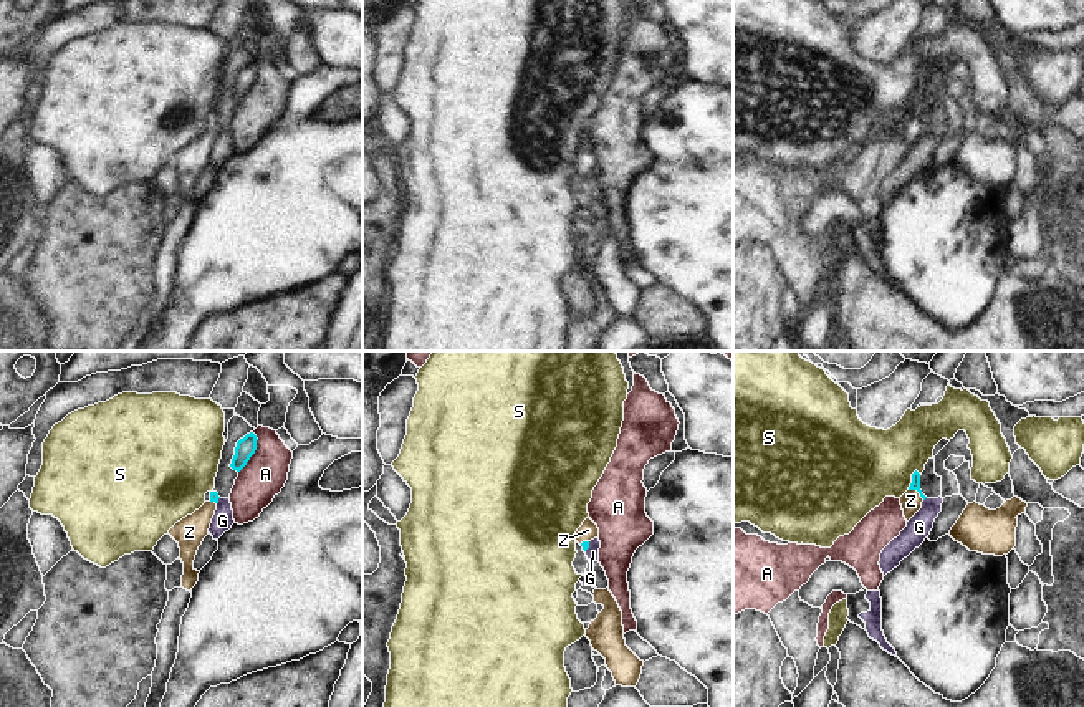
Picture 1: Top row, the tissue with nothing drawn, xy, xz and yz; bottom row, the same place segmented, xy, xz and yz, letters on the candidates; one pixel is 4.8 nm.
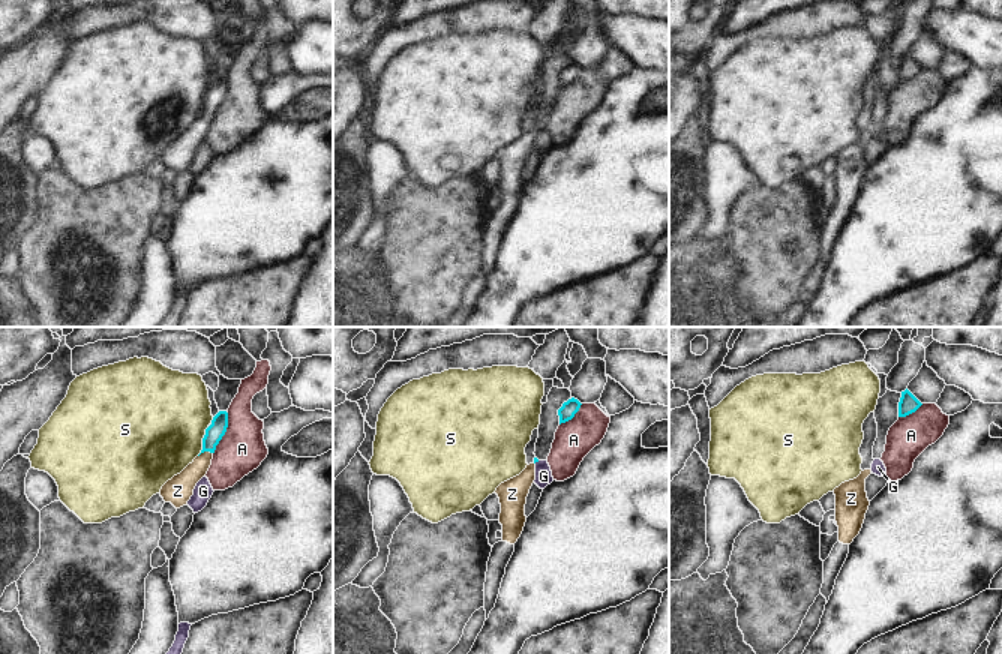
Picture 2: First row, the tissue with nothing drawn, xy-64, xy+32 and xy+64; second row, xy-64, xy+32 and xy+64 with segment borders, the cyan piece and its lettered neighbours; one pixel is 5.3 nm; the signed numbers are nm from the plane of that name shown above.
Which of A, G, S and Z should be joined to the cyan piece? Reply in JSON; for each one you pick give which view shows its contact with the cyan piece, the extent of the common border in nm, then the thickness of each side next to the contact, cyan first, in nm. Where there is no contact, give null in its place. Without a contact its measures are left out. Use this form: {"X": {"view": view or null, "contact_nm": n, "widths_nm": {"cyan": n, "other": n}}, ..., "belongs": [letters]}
{"Z": {"view": "yz", "contact_nm": 90, "widths_nm": {"cyan": 50, "other": 100}}, "belongs": ["Z"]}

